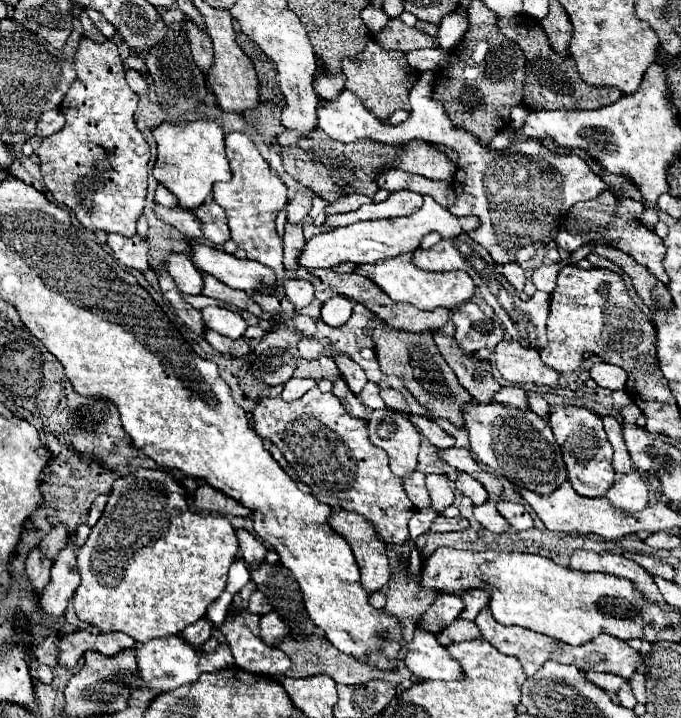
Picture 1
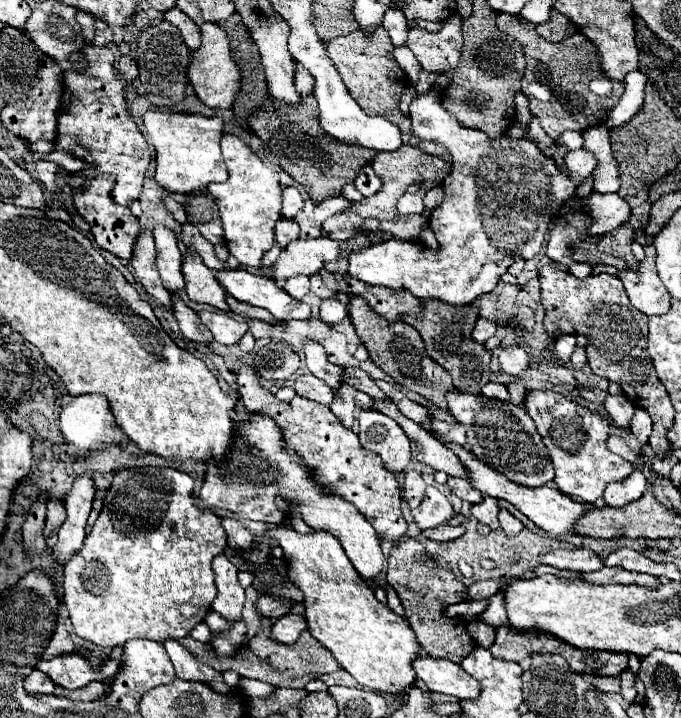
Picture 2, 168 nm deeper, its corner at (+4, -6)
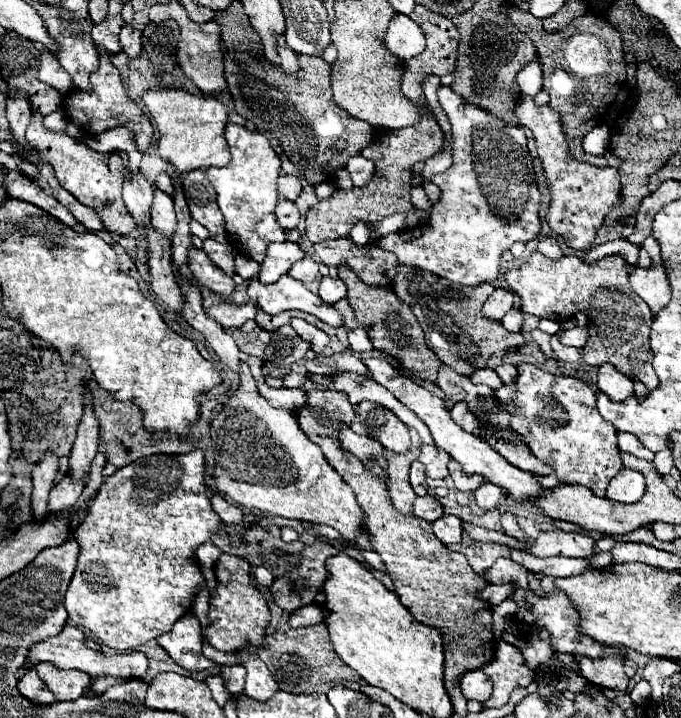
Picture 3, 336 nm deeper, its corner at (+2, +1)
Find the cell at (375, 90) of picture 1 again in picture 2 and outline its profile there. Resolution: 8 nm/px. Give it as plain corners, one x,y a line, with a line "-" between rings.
376,26
376,30
372,30
372,32
364,32
362,28
358,28
356,32
350,32
348,36
334,38
328,42
328,56
336,64
336,70
340,72
350,96
358,102
358,106
370,116
388,118
390,122
394,122
400,128
404,142
418,146
418,144
424,144
424,140
416,140
416,136
412,136
410,118
404,116
398,108
400,96
406,88
406,74
396,64
392,50
394,50
394,46
390,42
388,32
384,30
384,26

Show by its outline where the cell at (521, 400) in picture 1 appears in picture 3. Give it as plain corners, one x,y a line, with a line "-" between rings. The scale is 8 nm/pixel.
480,369
478,373
474,373
472,377
470,377
474,383
482,383
482,385
488,385
488,387
492,387
492,389
500,389
504,383
502,383
502,379
498,377
498,373
494,371
494,369

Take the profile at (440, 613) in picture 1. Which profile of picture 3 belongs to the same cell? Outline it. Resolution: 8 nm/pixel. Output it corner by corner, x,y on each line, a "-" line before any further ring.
506,583
506,585
486,585
480,593
476,593
476,597
486,601
490,607
494,607
494,605
502,603
504,599
508,599
512,593
514,593
514,585
510,585
510,583

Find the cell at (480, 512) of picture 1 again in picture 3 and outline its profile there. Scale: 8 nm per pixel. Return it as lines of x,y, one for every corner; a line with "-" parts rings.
488,481
482,485
482,489
476,491
476,503
484,511
494,511
498,507
500,499
502,499
502,489

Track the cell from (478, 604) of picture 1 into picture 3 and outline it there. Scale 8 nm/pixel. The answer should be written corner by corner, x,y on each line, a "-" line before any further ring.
500,557
490,569
486,569
484,579
488,583
494,583
494,585
512,583
512,581
520,581
522,587
528,585
528,573
526,573
526,569
522,569
522,565
514,563
512,559
504,559
504,557

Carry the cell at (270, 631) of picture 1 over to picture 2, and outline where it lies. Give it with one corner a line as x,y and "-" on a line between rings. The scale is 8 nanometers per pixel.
286,614
282,618
276,620
276,624
272,626
272,636
276,642
282,644
292,644
298,640
300,632
304,632
308,628
306,618
304,616
296,616
296,614

